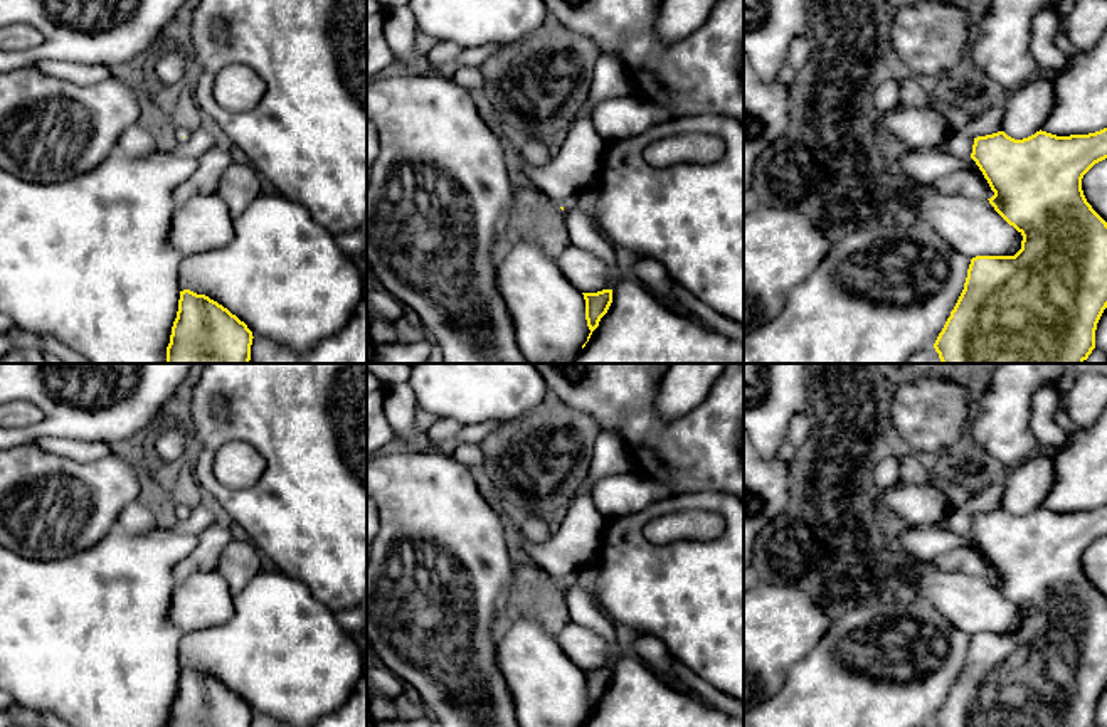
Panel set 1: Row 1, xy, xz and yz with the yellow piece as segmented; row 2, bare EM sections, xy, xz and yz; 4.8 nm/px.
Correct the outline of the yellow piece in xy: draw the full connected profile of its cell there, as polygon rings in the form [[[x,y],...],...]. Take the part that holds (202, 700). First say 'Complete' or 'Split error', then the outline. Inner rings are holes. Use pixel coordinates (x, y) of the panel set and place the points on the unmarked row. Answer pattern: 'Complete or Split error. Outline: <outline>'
Complete. Outline: [[[180,668],[167,727],[251,727],[252,708],[205,671]]]

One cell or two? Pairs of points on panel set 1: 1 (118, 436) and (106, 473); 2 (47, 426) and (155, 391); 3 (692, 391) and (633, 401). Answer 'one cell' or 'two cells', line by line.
1: two cells
2: one cell
3: two cells

